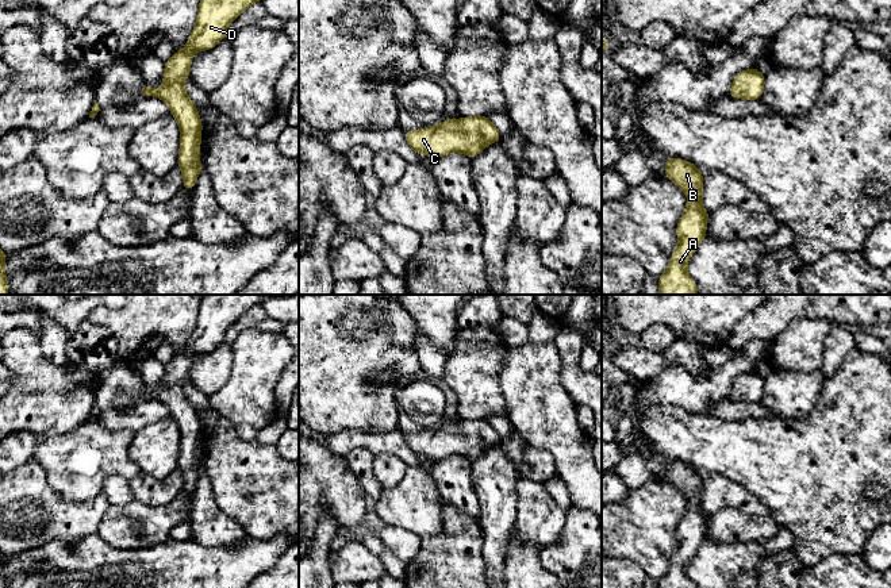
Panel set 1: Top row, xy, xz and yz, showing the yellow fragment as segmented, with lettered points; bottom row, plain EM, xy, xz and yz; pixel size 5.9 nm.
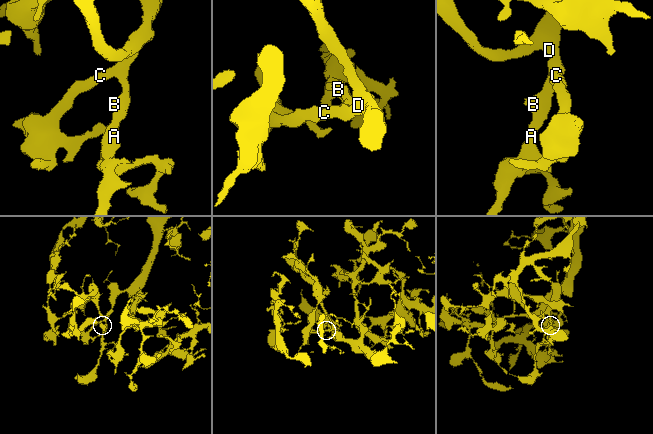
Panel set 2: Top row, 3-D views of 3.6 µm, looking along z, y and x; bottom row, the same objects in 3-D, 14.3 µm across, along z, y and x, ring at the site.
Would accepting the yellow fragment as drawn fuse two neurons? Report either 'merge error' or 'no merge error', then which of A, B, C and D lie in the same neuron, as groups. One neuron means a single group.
no merge error; A B C D

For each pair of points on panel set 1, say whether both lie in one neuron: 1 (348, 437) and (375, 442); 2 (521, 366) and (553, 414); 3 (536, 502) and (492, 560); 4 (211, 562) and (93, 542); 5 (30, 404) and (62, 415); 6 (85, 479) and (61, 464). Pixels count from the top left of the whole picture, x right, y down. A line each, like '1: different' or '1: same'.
1: same
2: same
3: different
4: same
5: same
6: same

